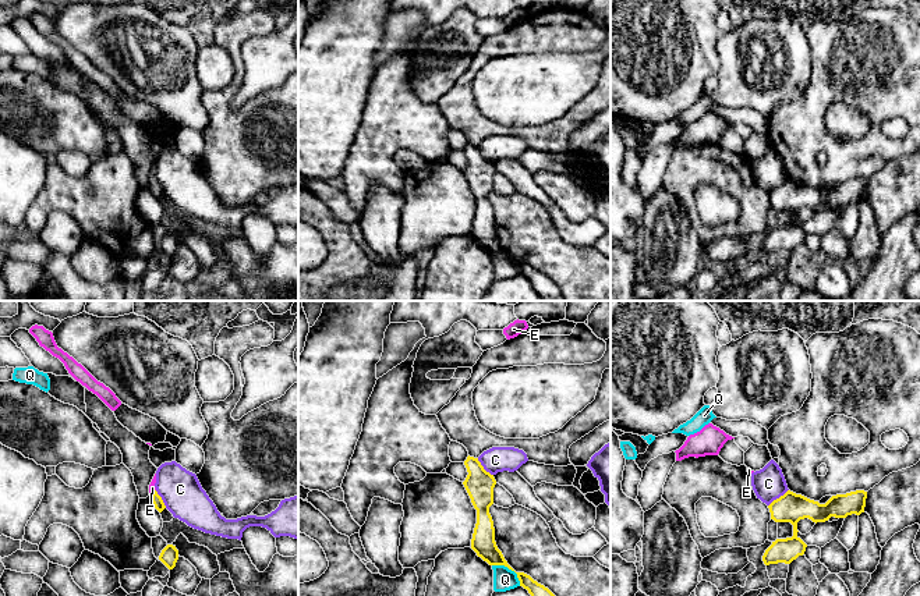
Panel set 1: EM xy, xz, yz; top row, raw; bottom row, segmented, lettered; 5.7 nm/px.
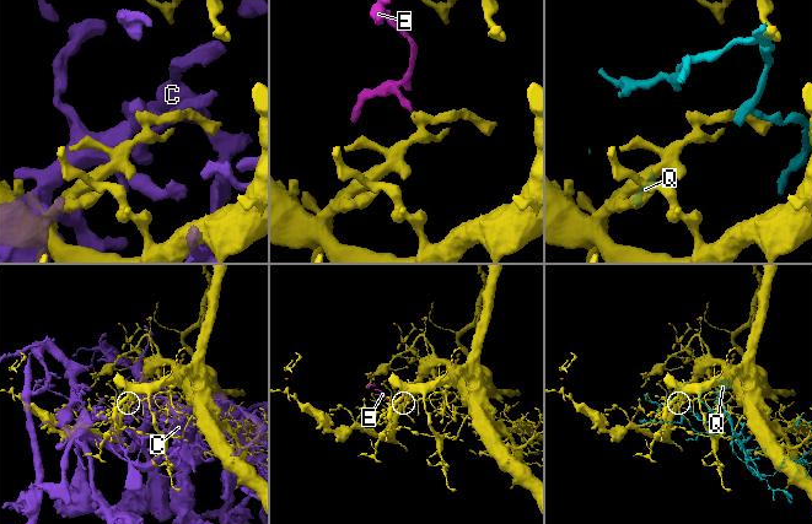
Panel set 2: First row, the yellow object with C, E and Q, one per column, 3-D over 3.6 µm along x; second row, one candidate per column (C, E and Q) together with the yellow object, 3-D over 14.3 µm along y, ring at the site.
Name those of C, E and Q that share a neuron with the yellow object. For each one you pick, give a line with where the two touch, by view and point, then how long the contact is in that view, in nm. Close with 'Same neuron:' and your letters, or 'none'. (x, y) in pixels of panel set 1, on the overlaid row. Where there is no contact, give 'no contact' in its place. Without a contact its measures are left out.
E: contact xy (154, 493); length 60 nm
Same neuron: E

